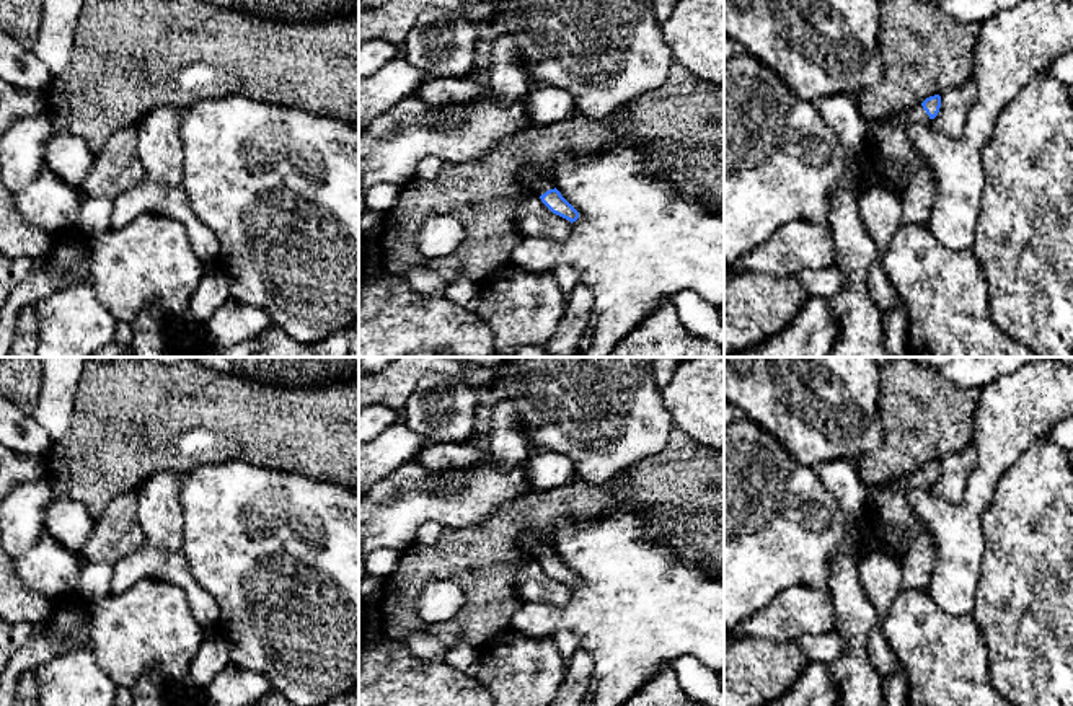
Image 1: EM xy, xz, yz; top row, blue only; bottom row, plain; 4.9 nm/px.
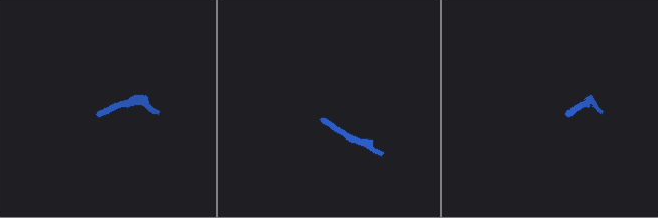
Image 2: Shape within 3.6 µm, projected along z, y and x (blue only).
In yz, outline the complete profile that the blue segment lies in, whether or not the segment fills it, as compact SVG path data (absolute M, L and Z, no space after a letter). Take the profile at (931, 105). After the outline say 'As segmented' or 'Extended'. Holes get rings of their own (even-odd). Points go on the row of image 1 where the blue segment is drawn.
M934 95L926 98L921 104L907 111L905 122L929 122L934 119L941 108L941 96Z. Extended

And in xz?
M532 168L523 171L522 179L553 214L569 220L571 223L579 218L579 212L561 196L554 183L540 178Z. Extended

